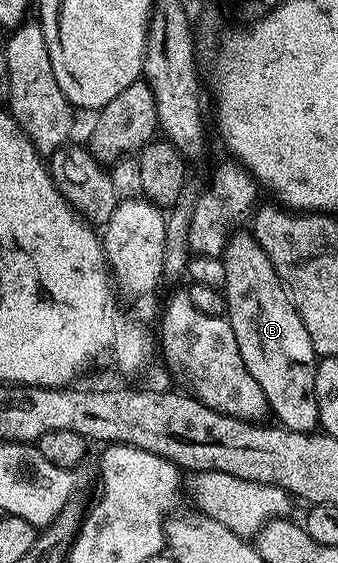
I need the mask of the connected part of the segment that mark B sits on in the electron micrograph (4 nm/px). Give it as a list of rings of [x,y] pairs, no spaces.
[[[232,232],[223,249],[225,263],[225,283],[223,296],[227,298],[227,322],[233,327],[233,335],[237,335],[237,347],[241,351],[241,359],[257,379],[261,391],[265,391],[268,410],[275,413],[274,420],[284,429],[292,429],[298,433],[310,433],[319,425],[317,411],[317,391],[315,390],[315,366],[317,354],[309,339],[309,331],[305,331],[305,323],[301,323],[301,315],[291,302],[291,294],[283,280],[277,275],[273,263],[269,263],[269,255],[257,243],[254,232]]]

